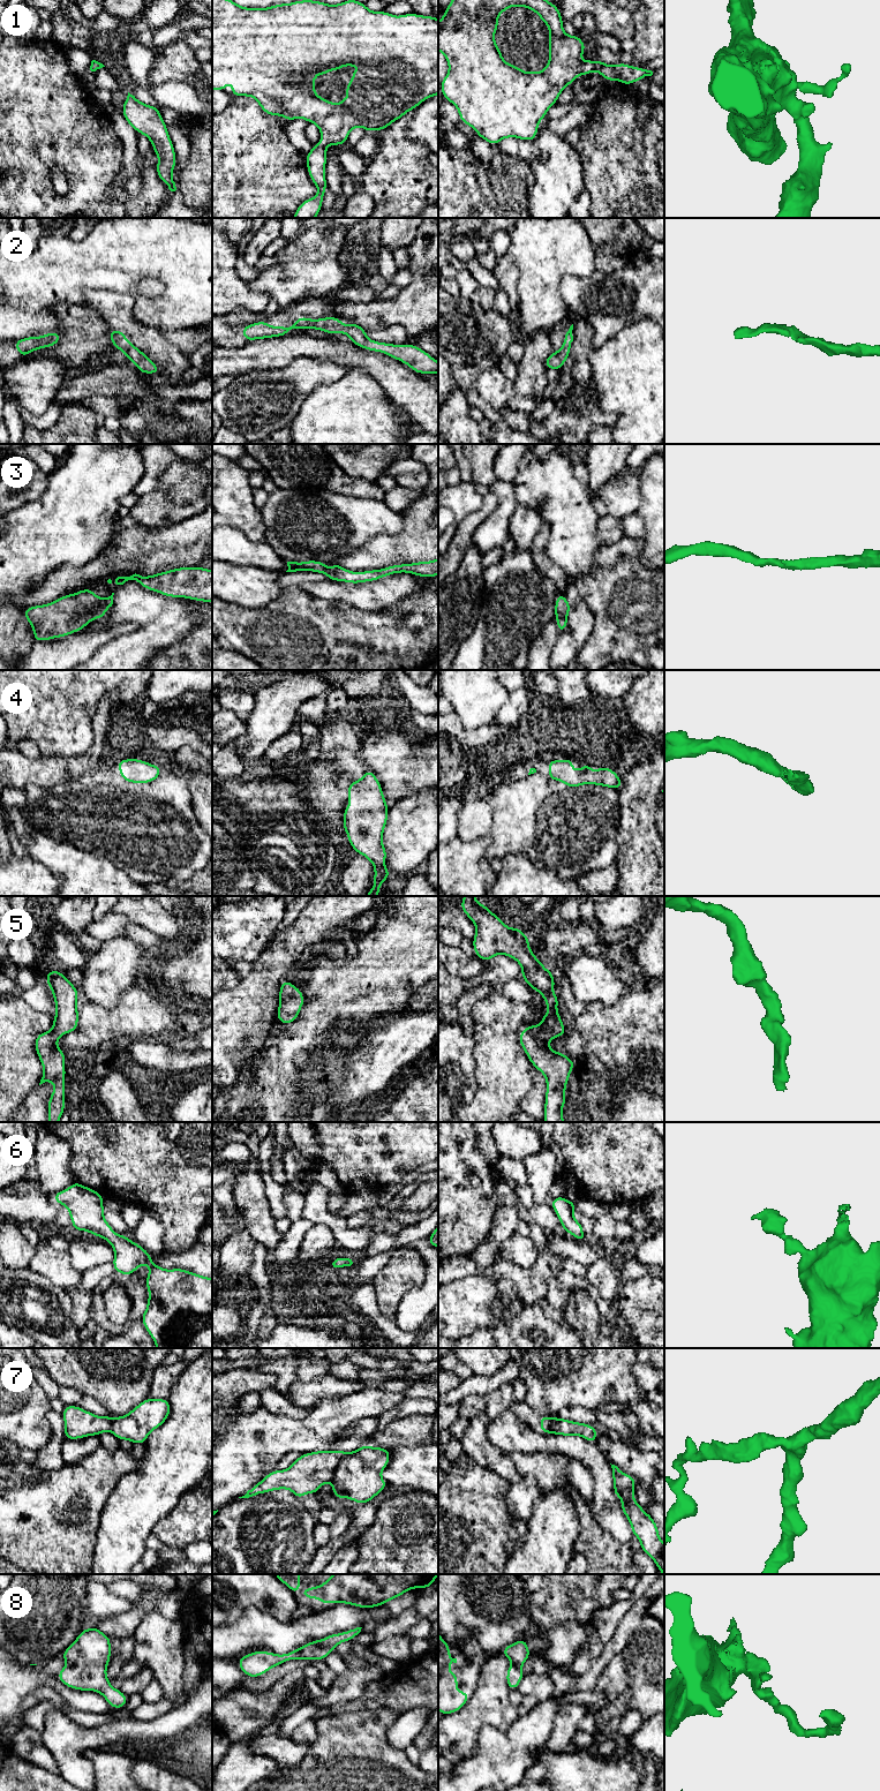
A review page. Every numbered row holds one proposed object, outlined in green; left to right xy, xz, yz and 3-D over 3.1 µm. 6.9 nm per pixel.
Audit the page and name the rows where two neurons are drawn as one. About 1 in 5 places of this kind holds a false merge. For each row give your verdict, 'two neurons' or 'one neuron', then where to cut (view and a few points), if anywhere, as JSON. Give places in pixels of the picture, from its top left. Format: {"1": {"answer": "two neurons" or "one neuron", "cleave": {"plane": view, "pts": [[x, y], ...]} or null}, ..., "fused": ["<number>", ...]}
{"1": {"answer": "one neuron", "cleave": null}, "2": {"answer": "one neuron", "cleave": null}, "3": {"answer": "one neuron", "cleave": null}, "4": {"answer": "one neuron", "cleave": null}, "5": {"answer": "one neuron", "cleave": null}, "6": {"answer": "one neuron", "cleave": null}, "7": {"answer": "two neurons", "cleave": {"plane": "xz", "pts": [[346, 1452], [337, 1465], [330, 1481]]}}, "8": {"answer": "one neuron", "cleave": null}, "fused": ["7"]}

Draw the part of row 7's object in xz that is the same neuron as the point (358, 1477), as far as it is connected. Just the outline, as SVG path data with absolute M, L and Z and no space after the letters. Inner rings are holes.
M364 1445L346 1455L337 1465L331 1480L333 1496L359 1504L367 1504L384 1489L388 1483L381 1476L390 1462L390 1451L384 1447Z

